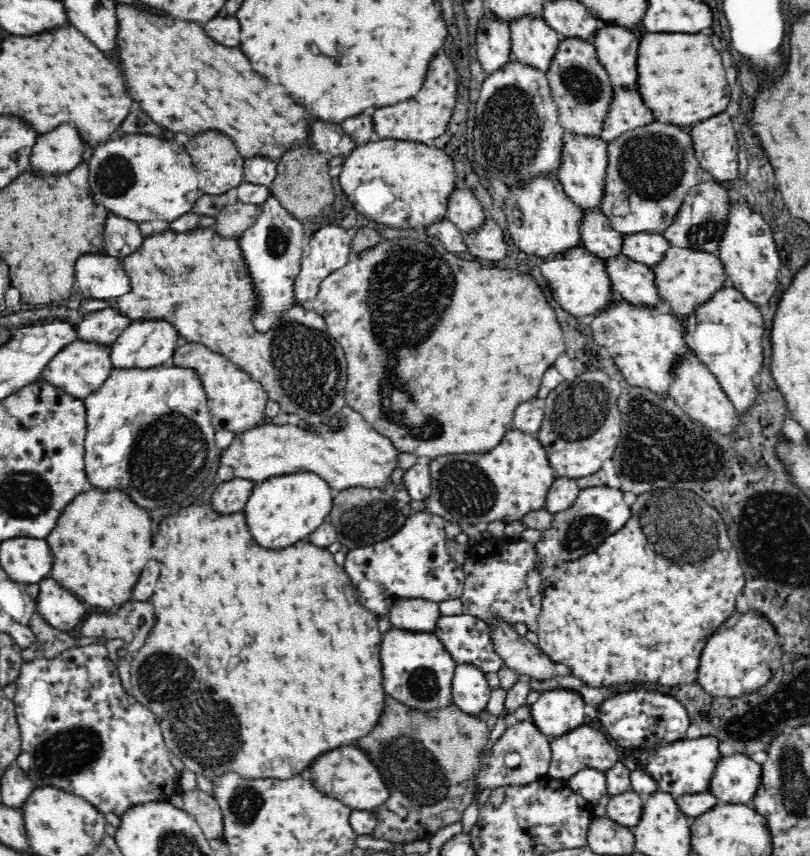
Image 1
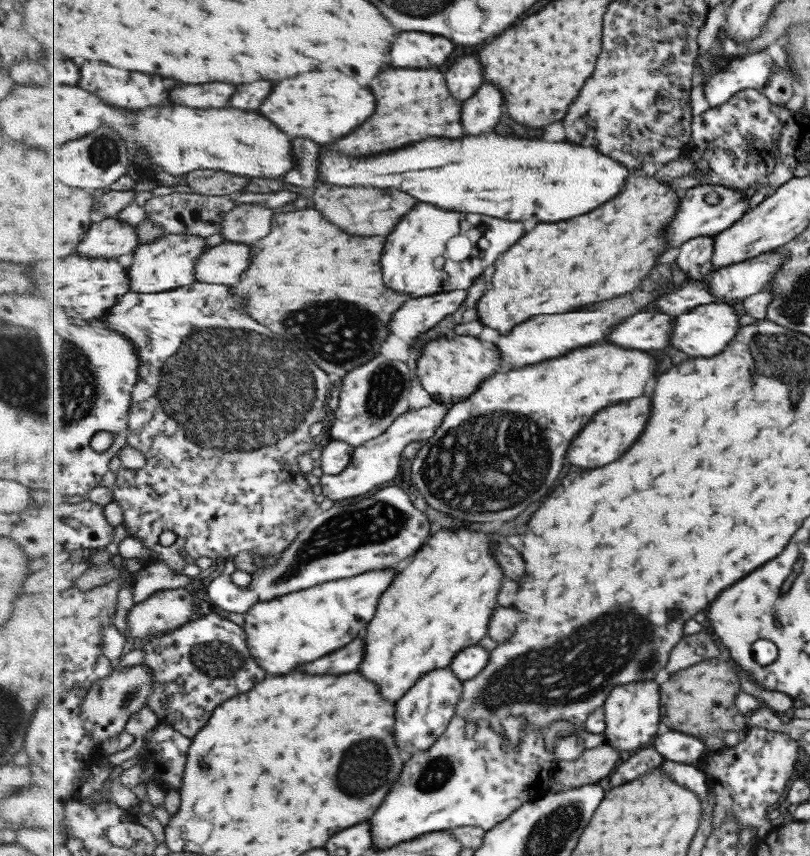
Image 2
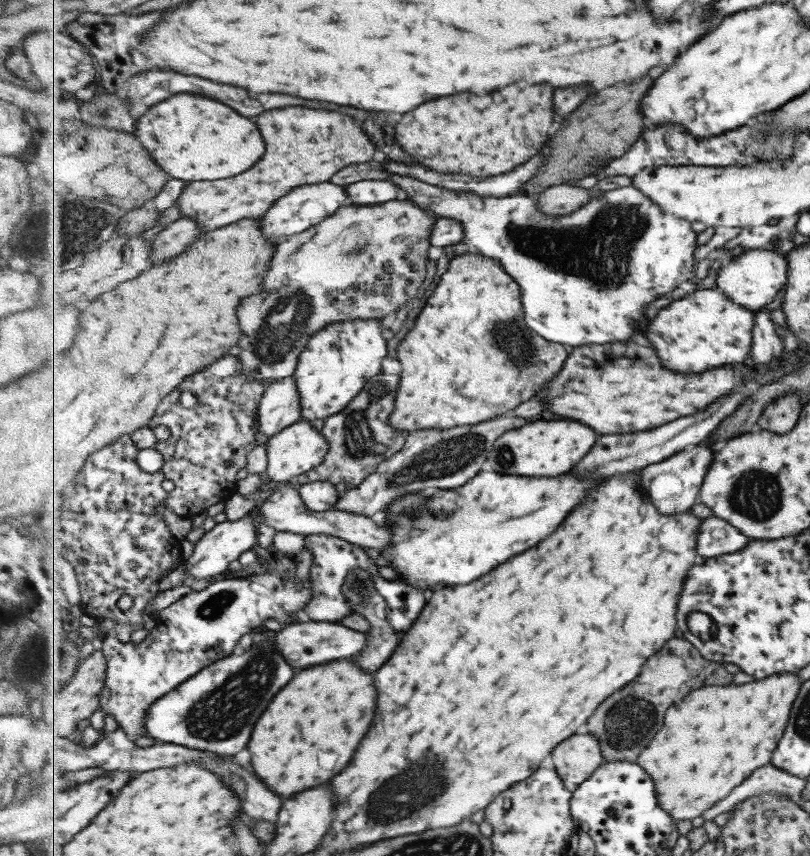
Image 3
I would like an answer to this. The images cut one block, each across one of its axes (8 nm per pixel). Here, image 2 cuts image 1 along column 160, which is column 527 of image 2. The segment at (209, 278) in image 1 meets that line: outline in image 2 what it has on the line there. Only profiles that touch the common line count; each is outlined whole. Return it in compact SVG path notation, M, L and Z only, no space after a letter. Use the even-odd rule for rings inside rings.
M645 168L630 170L632 177L622 196L619 195L607 205L600 206L600 209L582 218L535 226L508 254L504 254L504 258L499 258L495 264L498 272L494 274L493 287L486 290L477 304L478 318L486 326L501 334L510 334L517 327L516 324L522 324L532 316L574 312L588 304L594 305L595 302L624 297L640 289L642 280L654 270L660 256L669 250L667 230L671 228L675 216L680 214L686 191L677 190L672 180L664 183L655 176L648 178Z

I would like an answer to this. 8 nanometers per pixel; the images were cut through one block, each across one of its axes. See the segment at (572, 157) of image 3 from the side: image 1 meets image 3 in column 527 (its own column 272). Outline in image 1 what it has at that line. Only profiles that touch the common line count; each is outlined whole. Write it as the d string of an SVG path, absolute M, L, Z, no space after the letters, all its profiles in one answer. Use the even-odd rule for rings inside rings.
M299 147L277 164L278 175L270 186L270 194L274 195L281 206L296 220L314 220L322 212L336 202L336 192L332 178L329 176L330 158L314 149Z

